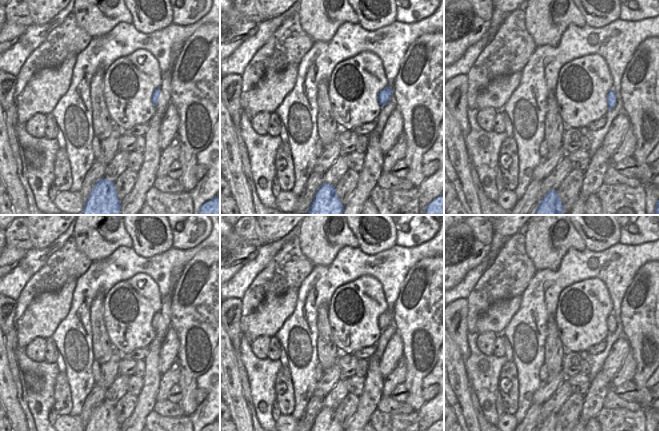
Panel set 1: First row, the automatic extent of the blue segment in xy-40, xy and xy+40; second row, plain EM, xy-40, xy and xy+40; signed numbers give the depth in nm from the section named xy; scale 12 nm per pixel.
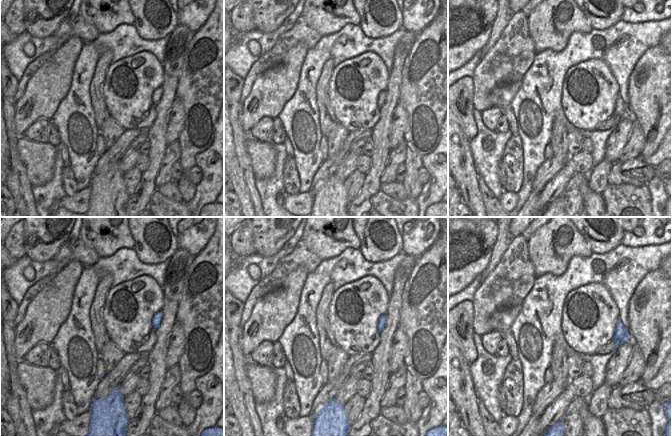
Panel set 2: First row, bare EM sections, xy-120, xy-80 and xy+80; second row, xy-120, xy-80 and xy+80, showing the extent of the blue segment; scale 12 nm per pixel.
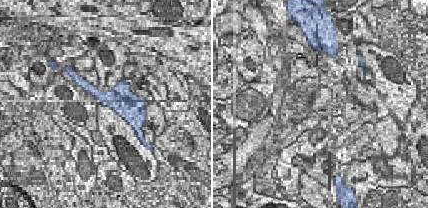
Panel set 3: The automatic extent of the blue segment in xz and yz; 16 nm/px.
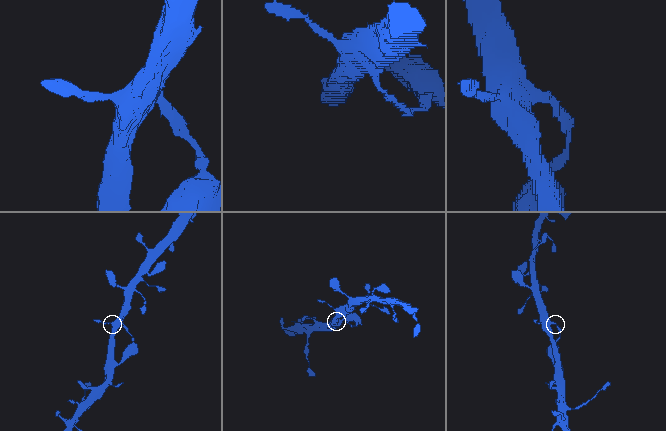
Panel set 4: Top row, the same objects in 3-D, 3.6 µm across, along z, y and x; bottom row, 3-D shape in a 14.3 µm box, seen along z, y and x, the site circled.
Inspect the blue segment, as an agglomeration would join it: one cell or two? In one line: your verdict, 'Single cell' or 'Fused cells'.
Single cell

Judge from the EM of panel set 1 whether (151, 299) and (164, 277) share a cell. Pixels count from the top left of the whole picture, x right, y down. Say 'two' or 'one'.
two

